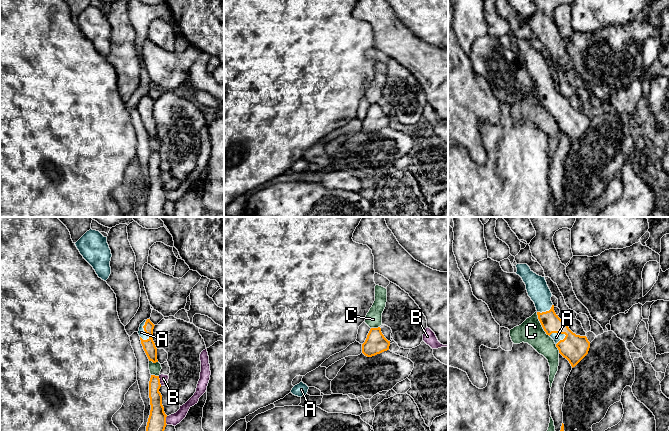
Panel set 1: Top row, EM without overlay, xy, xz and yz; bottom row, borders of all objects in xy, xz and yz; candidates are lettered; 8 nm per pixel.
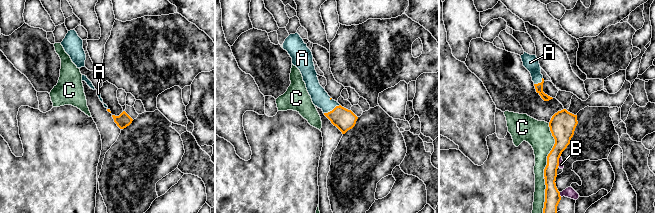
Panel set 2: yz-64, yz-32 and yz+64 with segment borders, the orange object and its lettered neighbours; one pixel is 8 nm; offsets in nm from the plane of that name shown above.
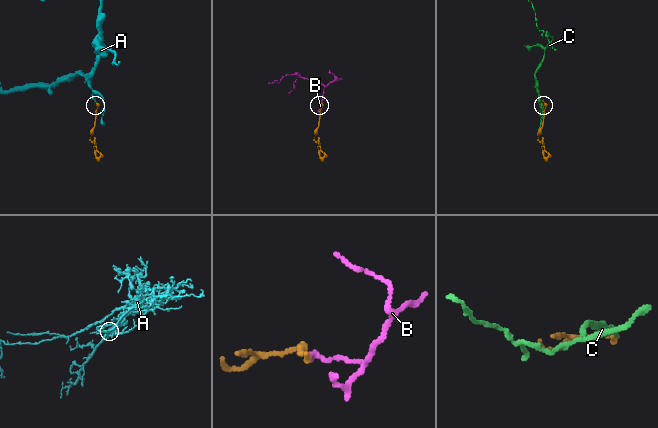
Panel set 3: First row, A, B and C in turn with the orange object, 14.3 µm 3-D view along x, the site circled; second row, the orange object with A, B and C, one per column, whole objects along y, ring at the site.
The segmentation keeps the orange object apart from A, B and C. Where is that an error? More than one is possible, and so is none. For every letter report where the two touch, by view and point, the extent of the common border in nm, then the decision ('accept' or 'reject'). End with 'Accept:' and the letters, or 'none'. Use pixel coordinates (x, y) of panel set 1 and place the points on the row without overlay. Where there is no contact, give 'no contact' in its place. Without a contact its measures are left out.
A: contact xy (144, 106); length 170 nm; accept
B: contact xy (159, 157); length 80 nm; reject
C: contact yz (541, 100); length 220 nm; reject
Accept: A

